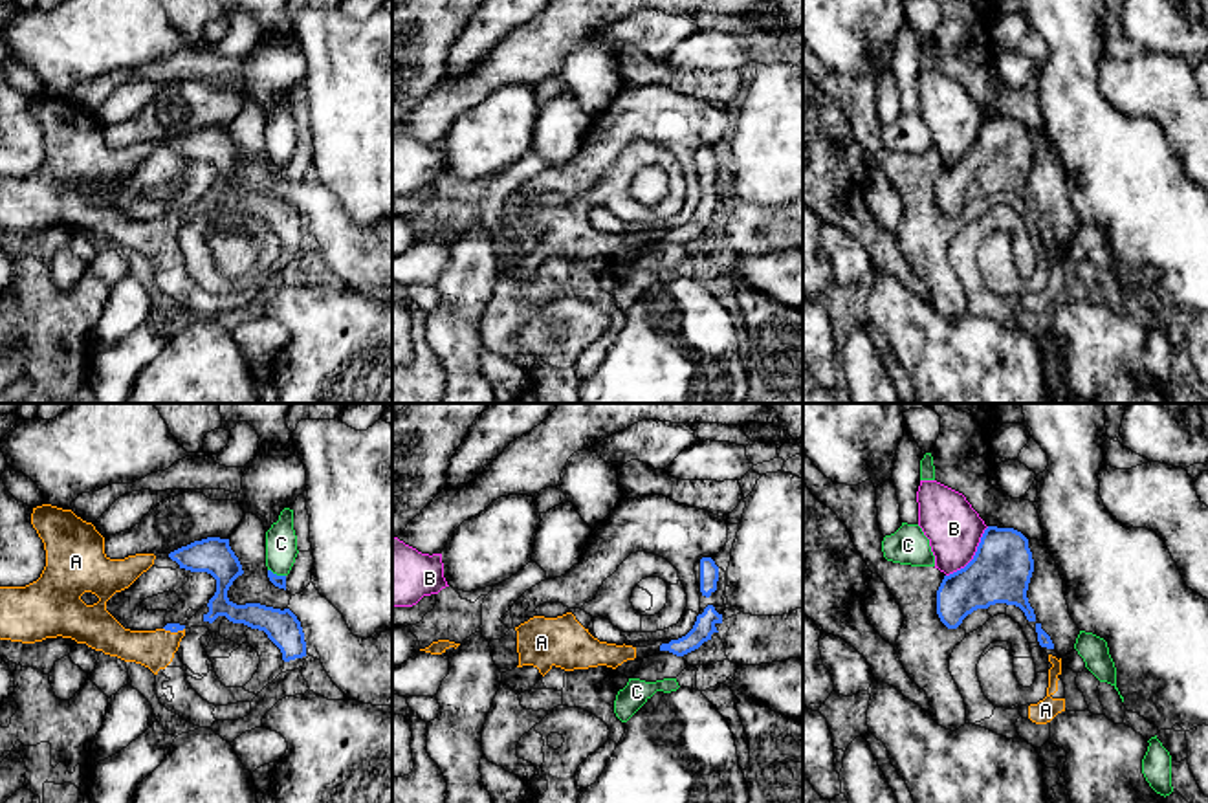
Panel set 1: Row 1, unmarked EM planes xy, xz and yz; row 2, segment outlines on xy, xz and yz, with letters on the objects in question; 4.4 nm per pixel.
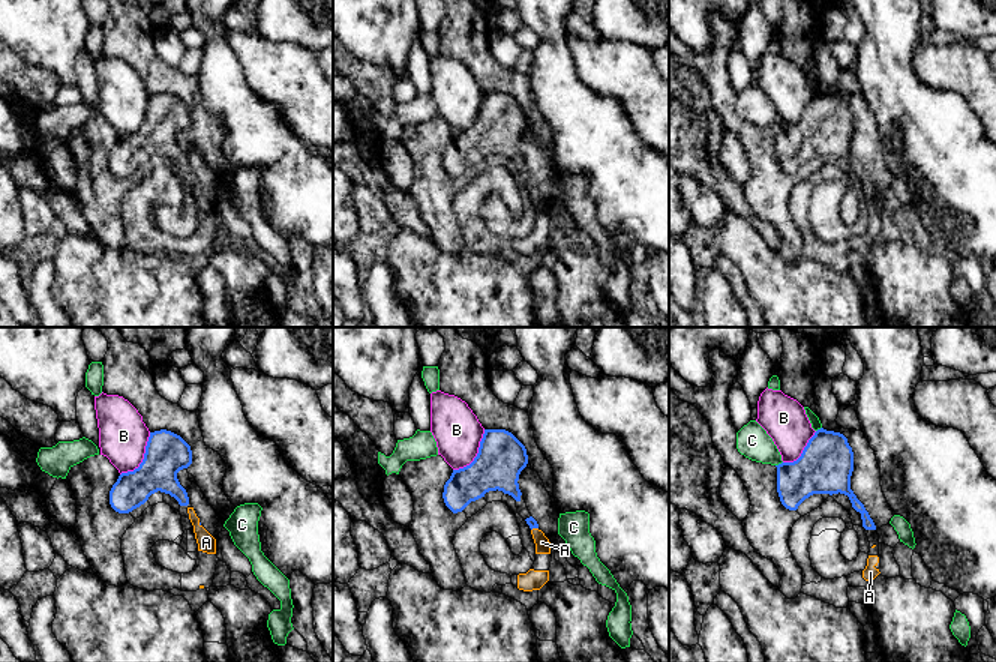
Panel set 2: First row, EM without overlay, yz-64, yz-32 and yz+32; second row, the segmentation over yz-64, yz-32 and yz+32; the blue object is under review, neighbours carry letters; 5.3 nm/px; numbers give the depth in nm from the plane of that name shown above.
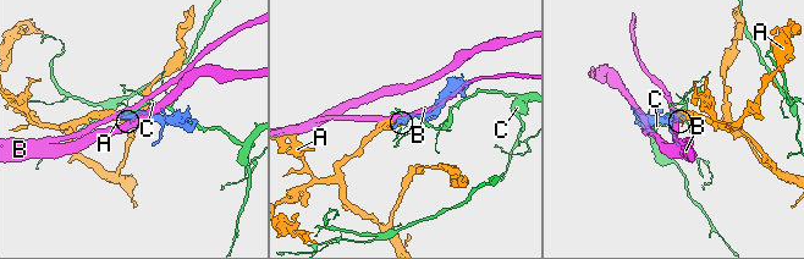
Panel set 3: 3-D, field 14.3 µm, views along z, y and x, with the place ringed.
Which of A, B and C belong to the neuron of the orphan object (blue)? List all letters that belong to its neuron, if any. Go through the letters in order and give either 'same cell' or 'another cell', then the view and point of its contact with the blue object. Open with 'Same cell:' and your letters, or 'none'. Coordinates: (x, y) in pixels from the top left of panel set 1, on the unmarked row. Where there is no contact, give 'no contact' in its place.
Same cell: A
A: same cell; meets blue in xy at (175, 220)
B: another cell; meets blue in yz at (974, 145)
C: another cell; meets blue in xy at (275, 164)

